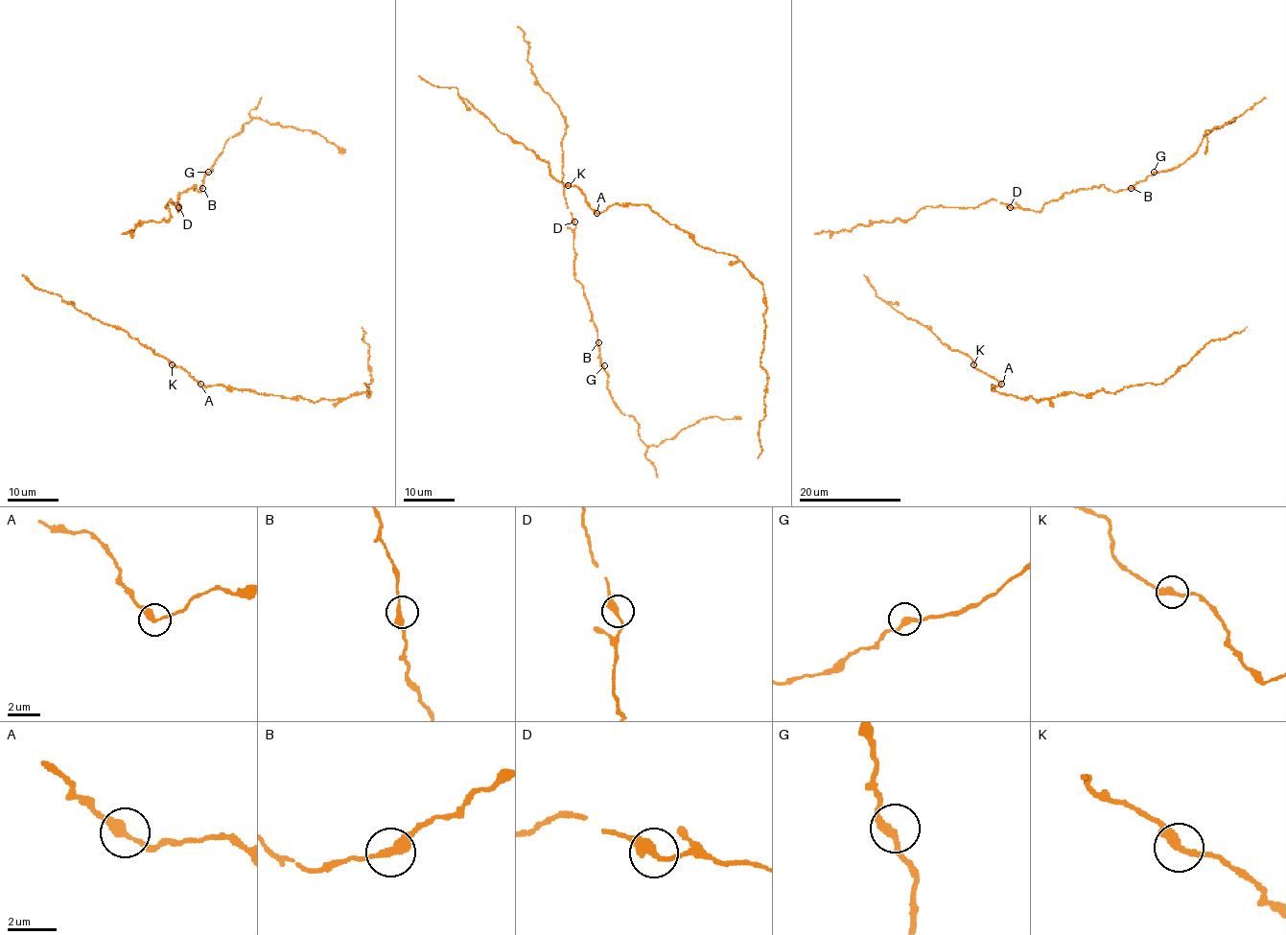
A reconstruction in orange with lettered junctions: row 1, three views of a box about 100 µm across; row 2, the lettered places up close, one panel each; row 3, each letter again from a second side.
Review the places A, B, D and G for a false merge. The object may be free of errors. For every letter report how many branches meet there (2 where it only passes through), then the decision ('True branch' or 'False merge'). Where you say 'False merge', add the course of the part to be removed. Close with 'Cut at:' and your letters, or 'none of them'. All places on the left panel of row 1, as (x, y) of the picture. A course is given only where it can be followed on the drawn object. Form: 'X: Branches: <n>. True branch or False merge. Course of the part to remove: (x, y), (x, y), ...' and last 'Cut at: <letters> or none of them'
A: Branches: 2. True branch
B: Branches: 2. True branch
D: Branches: 2. True branch
G: Branches: 2. True branch
Cut at: none of them

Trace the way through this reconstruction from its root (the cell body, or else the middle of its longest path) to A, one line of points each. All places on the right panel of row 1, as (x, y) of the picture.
A: (876, 295), (907, 317), (927, 327), (953, 351), (966, 354), (980, 371), (993, 376), (1001, 384)

